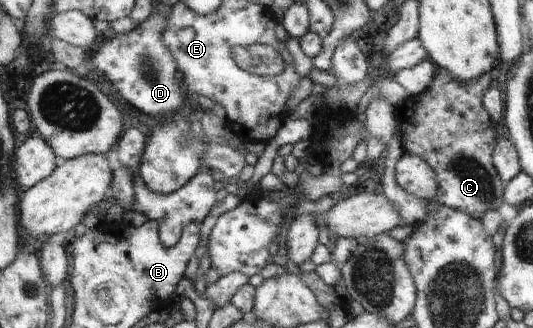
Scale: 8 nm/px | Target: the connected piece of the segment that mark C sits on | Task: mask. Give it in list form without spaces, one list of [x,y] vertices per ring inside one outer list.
[[[439,68],[436,69],[436,75],[432,77],[432,81],[428,83],[428,87],[422,93],[418,93],[412,98],[408,97],[394,107],[397,121],[395,129],[400,135],[400,147],[404,153],[422,157],[428,163],[428,167],[434,171],[434,179],[438,185],[436,201],[448,209],[462,211],[476,221],[482,220],[485,211],[497,210],[504,203],[504,199],[502,199],[504,184],[496,175],[492,165],[492,150],[498,140],[496,128],[494,128],[492,118],[486,115],[479,94],[480,89],[492,84],[493,74],[484,73],[468,83],[460,83],[460,81],[454,81],[444,69]]]

